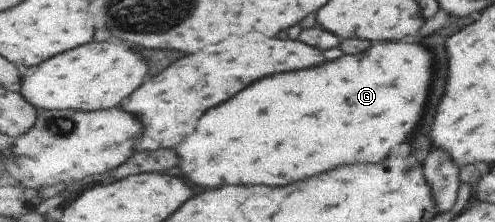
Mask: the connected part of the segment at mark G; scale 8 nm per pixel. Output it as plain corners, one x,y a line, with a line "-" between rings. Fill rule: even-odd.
388,41
386,43
373,44
370,50
360,52
360,54
342,55
334,62
310,68
310,70
298,70
298,72
286,72
286,74
276,74
276,76
268,76
256,84
252,84
250,88
246,88
244,92
236,94
232,100
212,108
212,112
206,112
200,118
200,124
196,126
196,132
192,132
192,136
188,136
186,142
176,146
176,152
180,154
180,168
182,174
196,184
198,188
222,188
228,184
234,186
254,186
254,184
266,184
266,186
288,186
294,182
300,182
304,178
312,178
316,174
324,174
328,170
334,170
338,166
346,166
346,164
368,164
368,162
380,162
388,156
388,152
402,144
404,140
408,140
408,136
414,132
416,124
422,118
424,112
424,104
428,98
428,90
430,90
430,80
432,80
432,54
430,50
426,50
422,41
416,44
402,43
396,41

